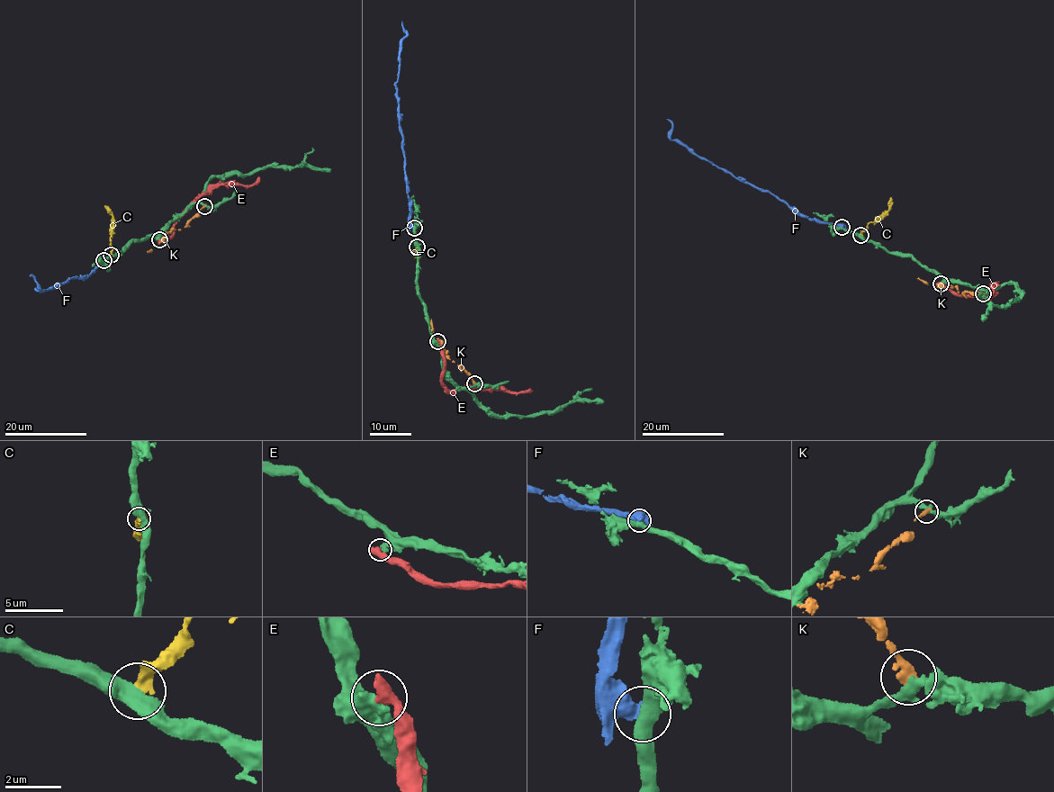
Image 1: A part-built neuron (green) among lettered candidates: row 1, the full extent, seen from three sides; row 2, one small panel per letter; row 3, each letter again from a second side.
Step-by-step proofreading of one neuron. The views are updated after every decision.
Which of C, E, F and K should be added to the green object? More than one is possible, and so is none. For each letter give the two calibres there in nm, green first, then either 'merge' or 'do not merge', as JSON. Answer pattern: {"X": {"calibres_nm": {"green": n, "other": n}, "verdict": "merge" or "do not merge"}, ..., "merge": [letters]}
{"C": {"calibres_nm": {"green": 400, "other": 400}, "verdict": "do not merge"}, "E": {"calibres_nm": {"green": 550, "other": 550}, "verdict": "do not merge"}, "F": {"calibres_nm": {"green": 480, "other": 650}, "verdict": "do not merge"}, "K": {"calibres_nm": {"green": 300, "other": 400}, "verdict": "do not merge"}, "merge": []}

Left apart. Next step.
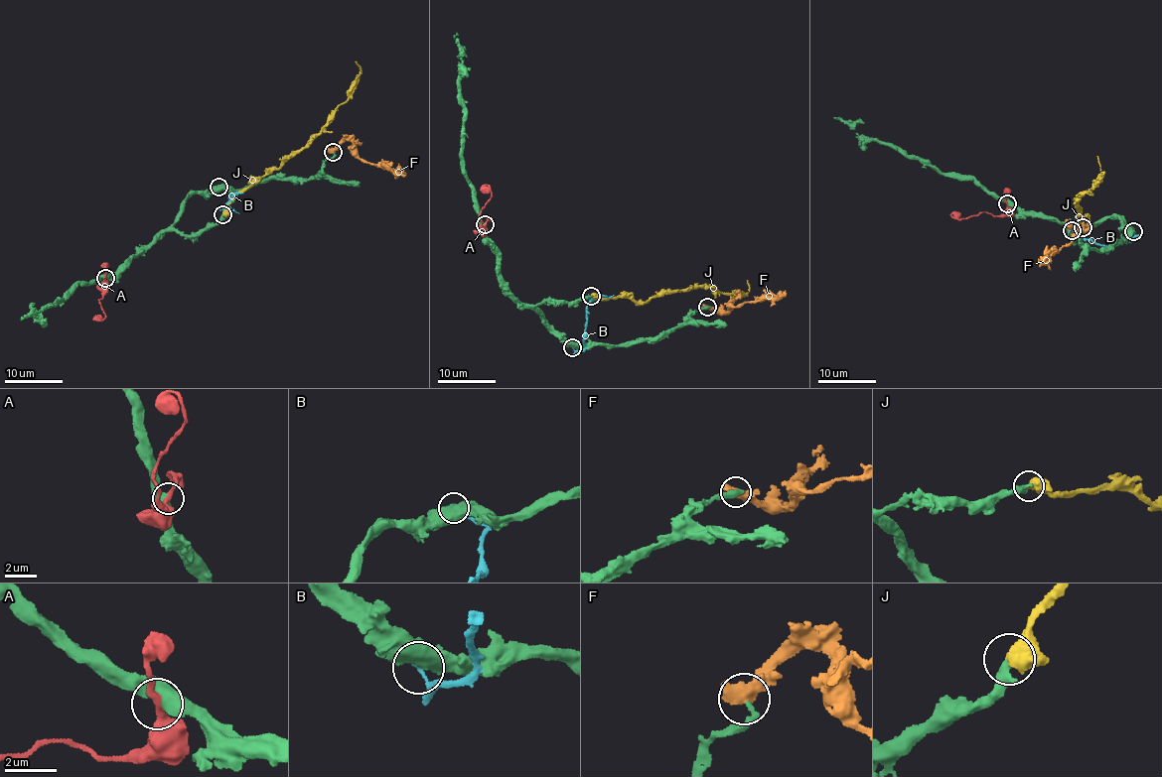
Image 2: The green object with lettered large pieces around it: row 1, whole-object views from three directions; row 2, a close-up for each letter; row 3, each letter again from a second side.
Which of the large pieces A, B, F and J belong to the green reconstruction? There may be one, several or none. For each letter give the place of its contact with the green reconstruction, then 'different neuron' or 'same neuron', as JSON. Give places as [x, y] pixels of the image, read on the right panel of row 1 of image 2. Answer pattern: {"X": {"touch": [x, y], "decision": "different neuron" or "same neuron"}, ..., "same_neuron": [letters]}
{"A": {"touch": [1007, 203], "decision": "different neuron"}, "B": {"touch": [1133, 231], "decision": "different neuron"}, "F": {"touch": [1083, 227], "decision": "different neuron"}, "J": {"touch": [1072, 230], "decision": "same neuron"}, "same_neuron": ["J"]}

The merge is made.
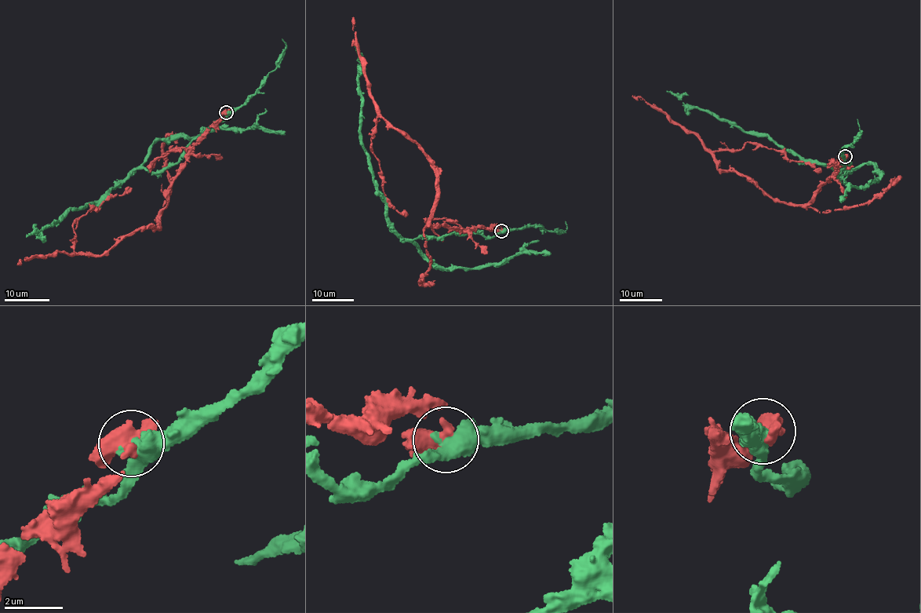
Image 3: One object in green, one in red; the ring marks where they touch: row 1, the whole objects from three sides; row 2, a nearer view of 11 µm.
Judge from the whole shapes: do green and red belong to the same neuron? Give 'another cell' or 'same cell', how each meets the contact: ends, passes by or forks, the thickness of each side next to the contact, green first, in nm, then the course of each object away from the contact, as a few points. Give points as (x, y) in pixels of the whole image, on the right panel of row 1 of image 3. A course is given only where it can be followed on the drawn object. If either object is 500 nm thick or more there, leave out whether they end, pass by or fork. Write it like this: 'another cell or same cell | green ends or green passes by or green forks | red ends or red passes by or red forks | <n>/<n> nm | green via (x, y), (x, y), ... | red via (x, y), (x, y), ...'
another cell | 380/750 nm | green via (845, 157), (849, 163), (839, 177), (850, 169), (805, 162), (767, 136), (743, 132), (667, 91) | red via (845, 157), (806, 205), (775, 200), (753, 181), (721, 170), (713, 153), (761, 144), (819, 169)

